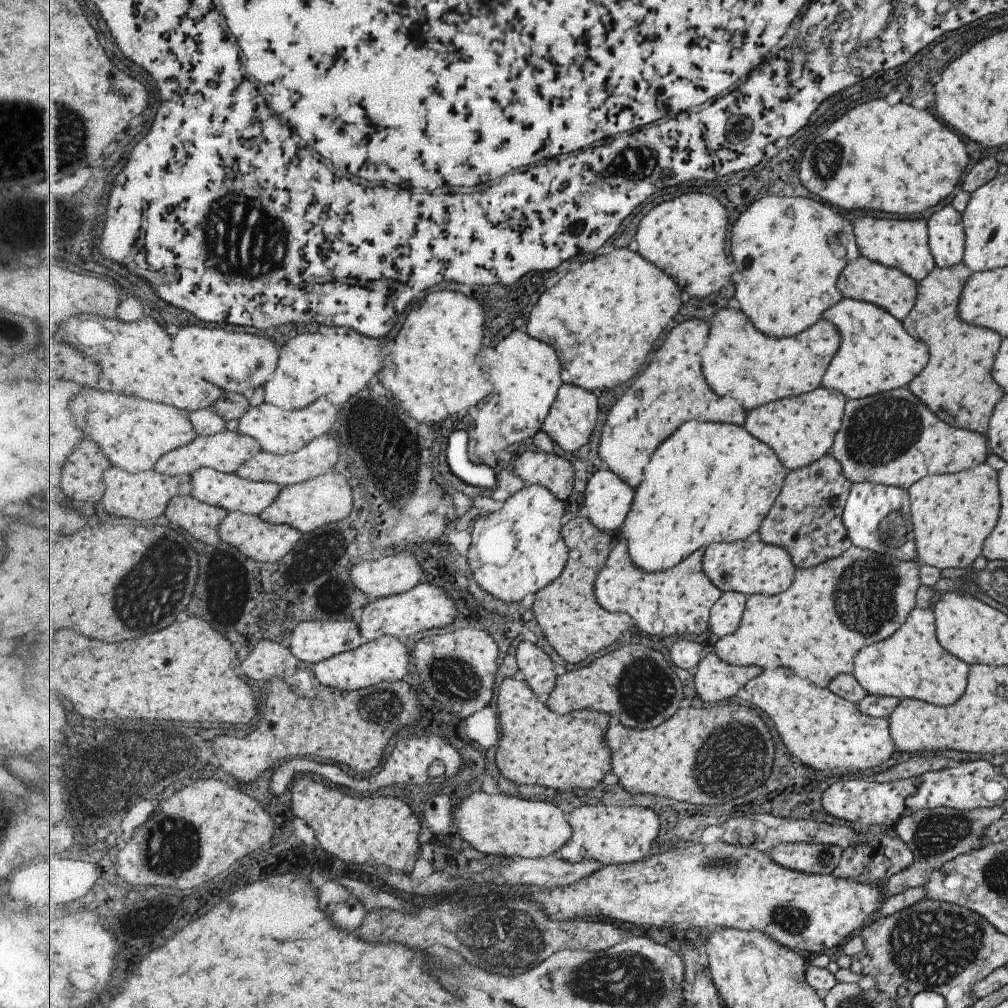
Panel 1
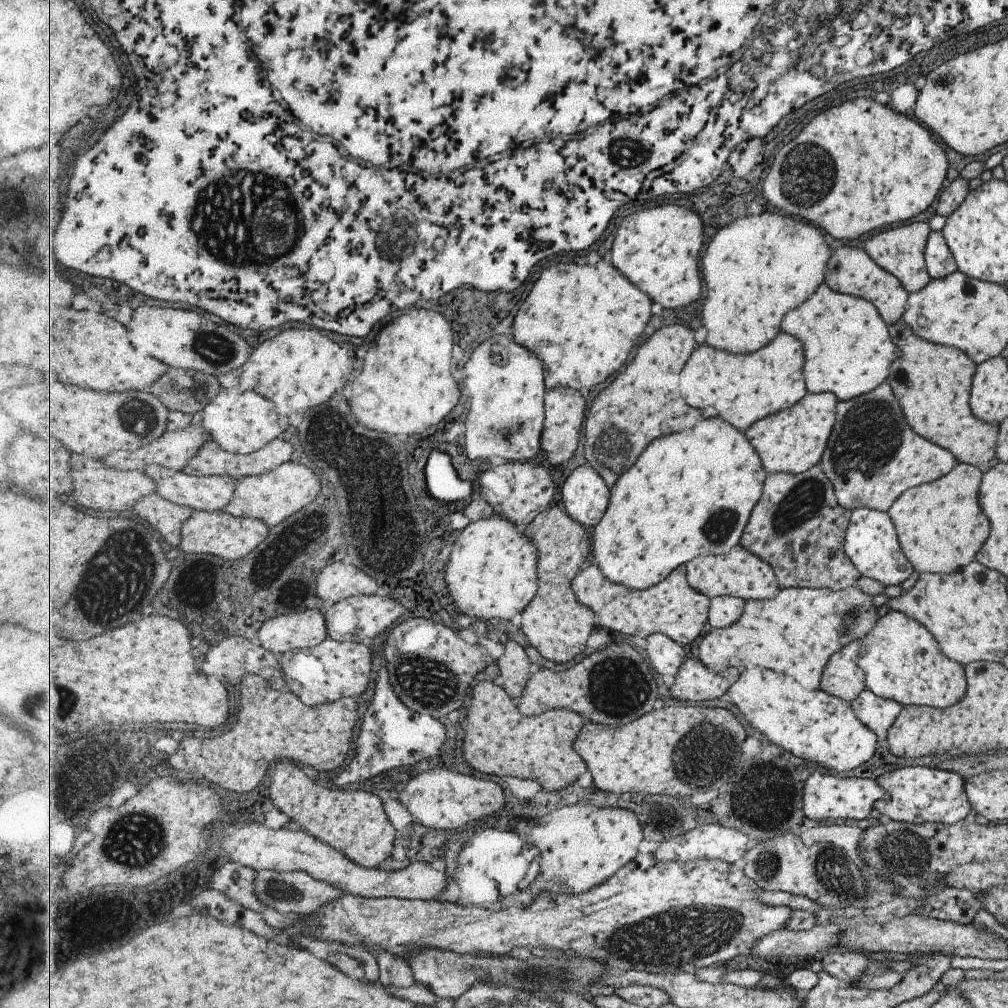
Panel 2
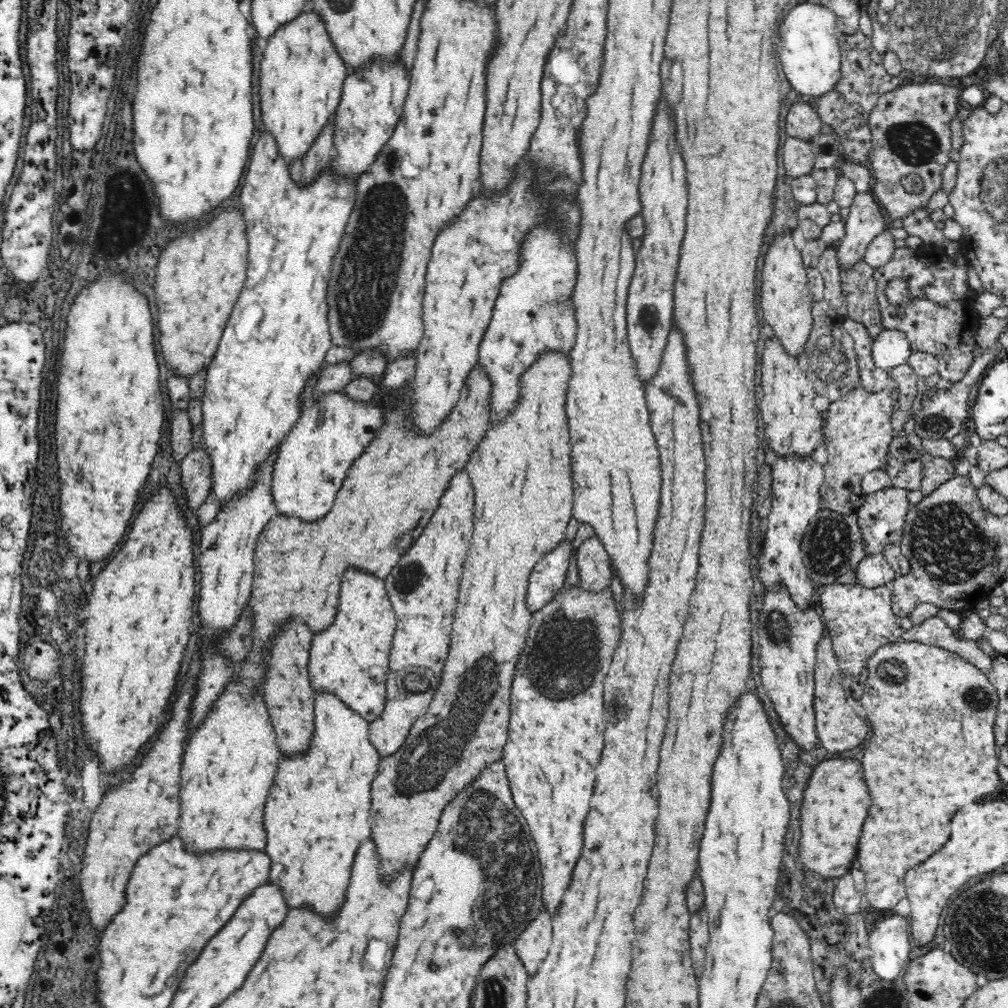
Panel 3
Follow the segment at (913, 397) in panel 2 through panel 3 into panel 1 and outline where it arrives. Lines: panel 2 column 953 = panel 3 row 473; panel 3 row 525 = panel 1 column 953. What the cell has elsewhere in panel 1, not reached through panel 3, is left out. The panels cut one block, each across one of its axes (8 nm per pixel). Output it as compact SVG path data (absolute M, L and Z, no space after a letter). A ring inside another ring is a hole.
M963 262L949 268L935 265L925 278L916 283L913 308L901 322L909 336L927 346L929 360L906 387L945 424L985 434L995 403L1004 394L991 378L991 365L1001 336L993 330L965 324L957 316L959 294L971 273Z

